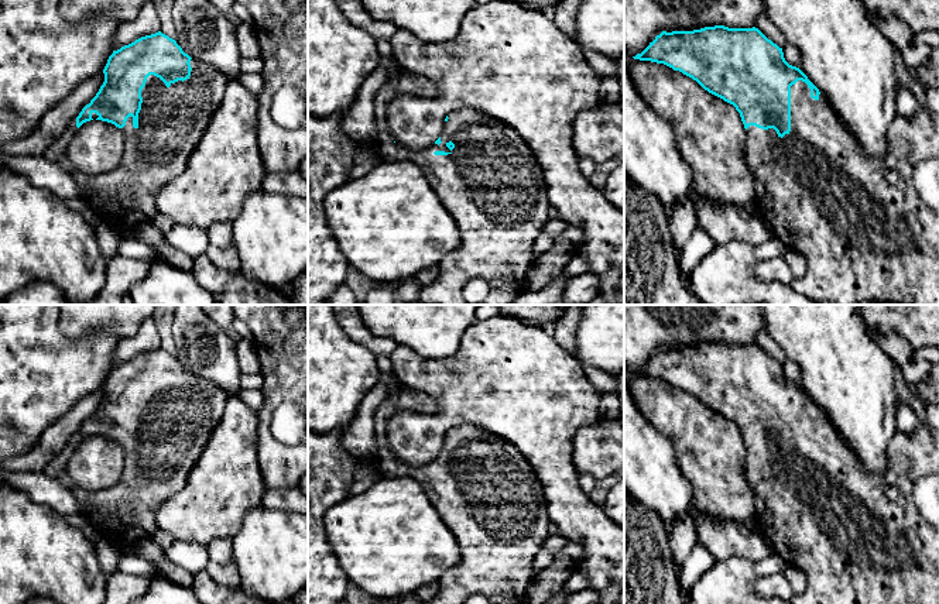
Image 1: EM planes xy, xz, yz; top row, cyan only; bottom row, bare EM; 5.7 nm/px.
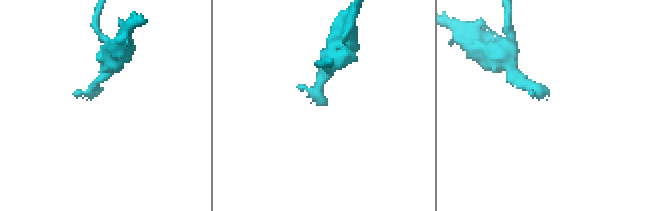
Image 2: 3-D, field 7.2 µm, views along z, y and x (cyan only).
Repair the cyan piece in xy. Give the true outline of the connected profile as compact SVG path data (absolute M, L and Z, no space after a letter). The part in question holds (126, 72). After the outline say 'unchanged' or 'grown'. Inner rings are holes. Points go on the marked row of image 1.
M161 31L141 37L121 47L109 56L103 69L104 82L96 96L86 104L76 119L72 119L66 130L47 148L44 158L68 167L86 200L102 220L126 226L134 230L150 223L158 213L155 200L160 189L177 178L186 167L189 155L199 144L202 134L210 123L215 111L222 104L229 79L212 65L191 58L175 40ZM102 120L121 128L126 135L124 152L120 164L104 174L89 176L68 165L66 150L76 130L86 121Z | grown

